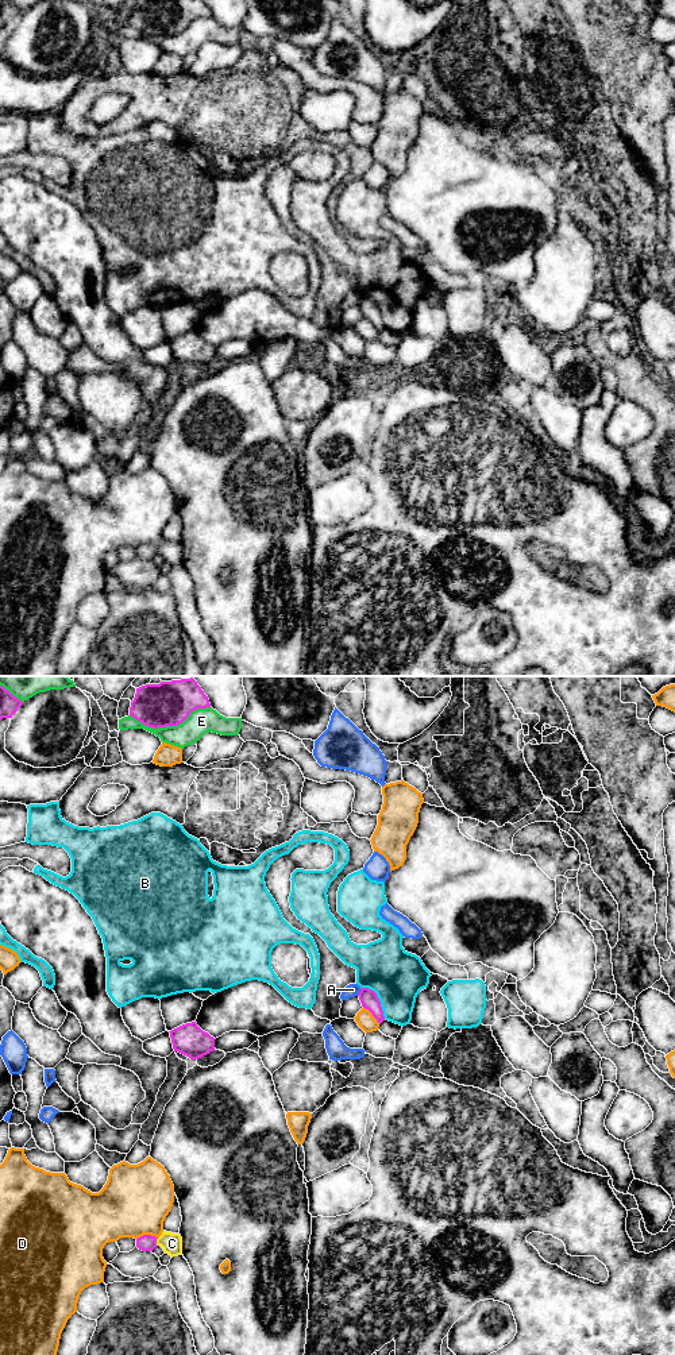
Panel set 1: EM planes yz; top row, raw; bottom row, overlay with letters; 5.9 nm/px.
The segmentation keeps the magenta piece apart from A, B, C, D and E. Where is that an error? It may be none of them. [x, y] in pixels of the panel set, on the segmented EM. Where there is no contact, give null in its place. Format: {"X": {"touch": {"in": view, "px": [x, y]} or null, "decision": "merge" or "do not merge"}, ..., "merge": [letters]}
{"A": {"touch": {"in": "yz", "px": [359, 992]}, "decision": "do not merge"}, "B": {"touch": {"in": "yz", "px": [378, 999]}, "decision": "do not merge"}, "C": {"touch": {"in": "yz", "px": [155, 1240]}, "decision": "do not merge"}, "D": {"touch": {"in": "yz", "px": [146, 1235]}, "decision": "do not merge"}, "E": {"touch": {"in": "yz", "px": [169, 725]}, "decision": "do not merge"}, "merge": []}

